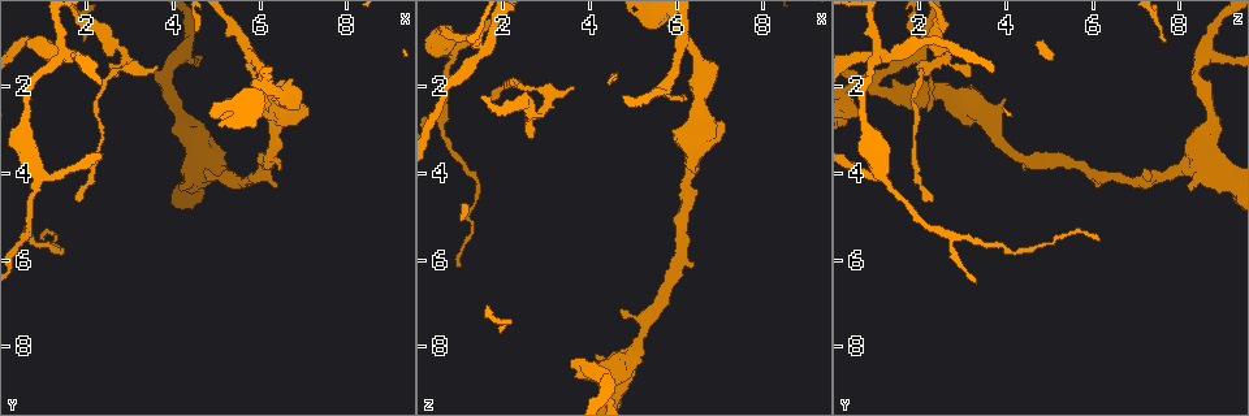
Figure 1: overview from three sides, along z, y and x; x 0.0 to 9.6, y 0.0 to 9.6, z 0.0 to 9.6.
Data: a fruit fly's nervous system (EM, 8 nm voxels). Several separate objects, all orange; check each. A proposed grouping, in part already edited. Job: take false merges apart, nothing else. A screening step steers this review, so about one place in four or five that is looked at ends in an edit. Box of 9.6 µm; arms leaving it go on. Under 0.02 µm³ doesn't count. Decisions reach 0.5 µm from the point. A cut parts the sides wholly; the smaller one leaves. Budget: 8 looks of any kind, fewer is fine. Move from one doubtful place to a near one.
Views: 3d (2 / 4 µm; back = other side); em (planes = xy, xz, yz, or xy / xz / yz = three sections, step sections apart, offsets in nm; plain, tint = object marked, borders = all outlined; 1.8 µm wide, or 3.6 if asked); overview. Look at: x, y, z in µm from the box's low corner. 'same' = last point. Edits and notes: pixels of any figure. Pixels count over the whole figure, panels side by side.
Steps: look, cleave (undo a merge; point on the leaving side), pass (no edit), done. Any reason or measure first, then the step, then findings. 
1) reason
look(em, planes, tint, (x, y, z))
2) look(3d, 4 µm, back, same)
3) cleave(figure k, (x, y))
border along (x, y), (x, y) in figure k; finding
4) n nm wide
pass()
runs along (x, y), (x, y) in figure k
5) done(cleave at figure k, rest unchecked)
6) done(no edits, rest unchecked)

abrupt turn
look(3d, 4 µm, (1.45, 1.25, 1.15))

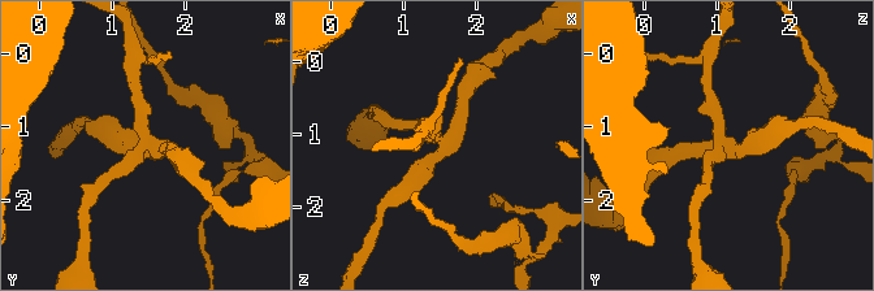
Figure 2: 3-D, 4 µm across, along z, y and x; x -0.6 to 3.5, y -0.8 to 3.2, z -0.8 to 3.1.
look(em, yz, step 4, tint, (1.50, 1.30, 1.15))

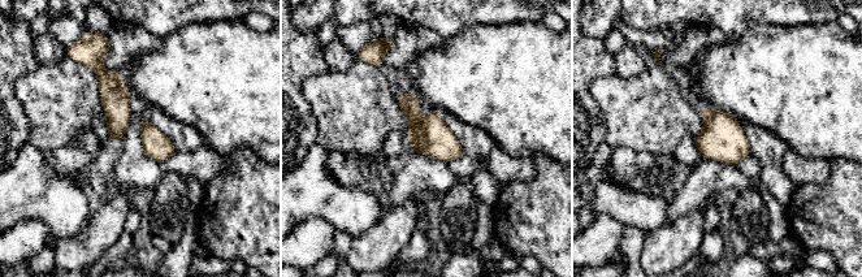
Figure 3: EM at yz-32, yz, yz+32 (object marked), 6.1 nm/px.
cut it another way
look(em, planes, borders, same)

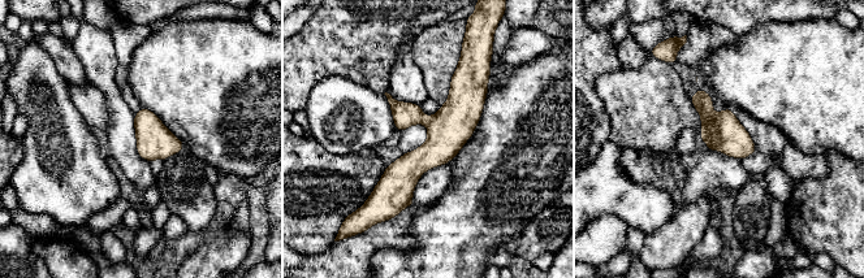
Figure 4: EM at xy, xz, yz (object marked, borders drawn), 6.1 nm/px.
cleave(figure 4, (725, 133))
a second neuron is stuck on

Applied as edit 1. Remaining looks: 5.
look(overview)

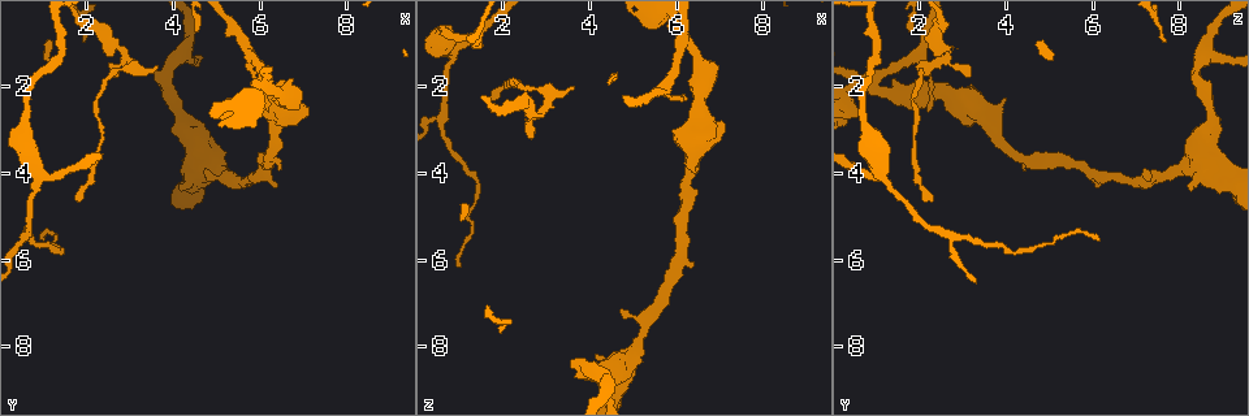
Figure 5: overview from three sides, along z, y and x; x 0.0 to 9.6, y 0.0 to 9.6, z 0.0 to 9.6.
sudden change in width
look(3d, 2 µm, (2.55, 1.05, 2.50))

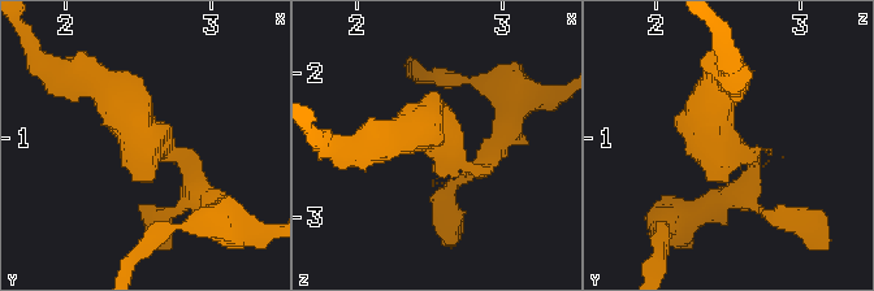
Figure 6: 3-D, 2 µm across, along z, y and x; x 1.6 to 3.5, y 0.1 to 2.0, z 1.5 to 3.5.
look(em, 3.6 µm, planes, tint, (2.62, 1.08, 2.52))

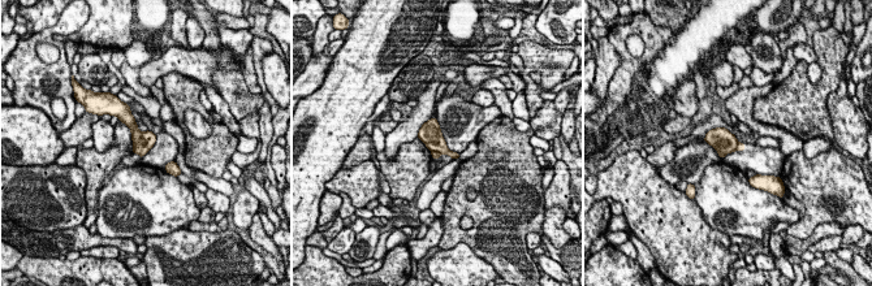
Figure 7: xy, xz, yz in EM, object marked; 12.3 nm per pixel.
260 nm wide
cleave(figure 7, (436, 155))
border along (432, 151), (440, 152) in figure 7; two neurons meet here

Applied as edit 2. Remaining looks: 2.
done(cleave at figure 4, cleave at figure 7, rest unchecked)

